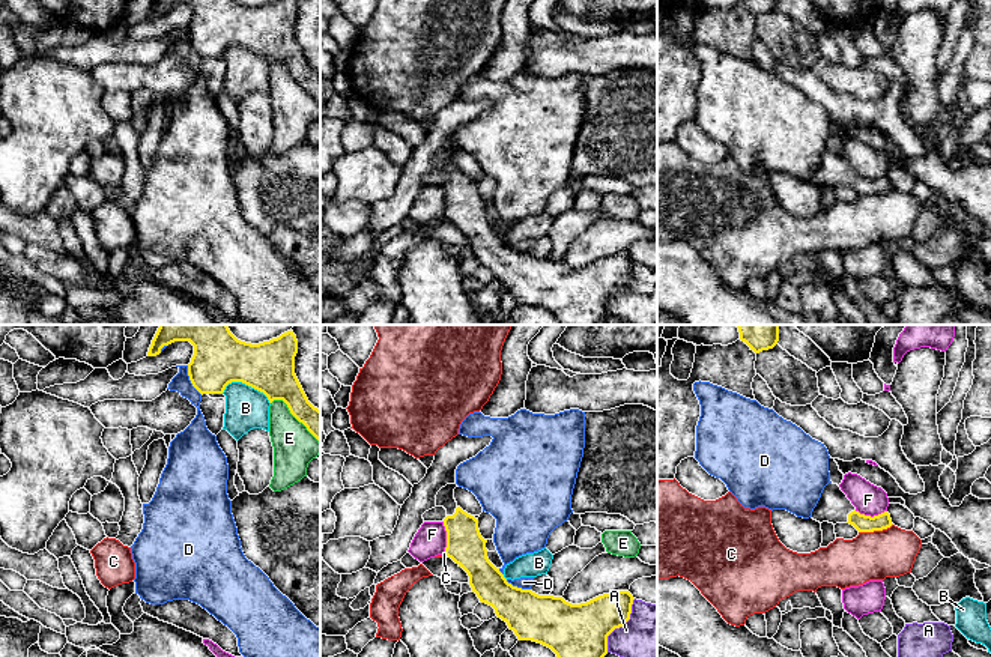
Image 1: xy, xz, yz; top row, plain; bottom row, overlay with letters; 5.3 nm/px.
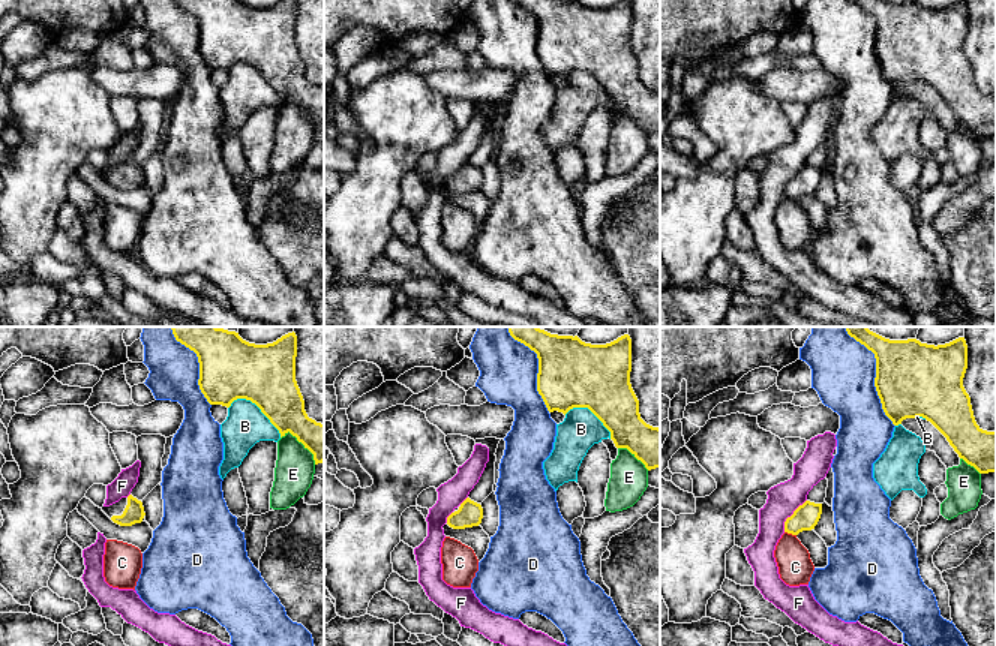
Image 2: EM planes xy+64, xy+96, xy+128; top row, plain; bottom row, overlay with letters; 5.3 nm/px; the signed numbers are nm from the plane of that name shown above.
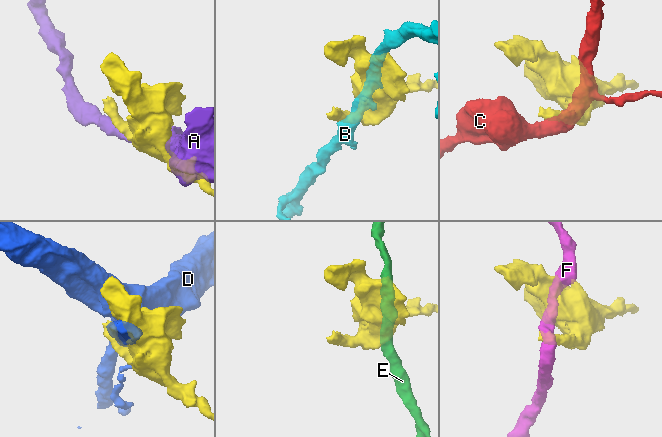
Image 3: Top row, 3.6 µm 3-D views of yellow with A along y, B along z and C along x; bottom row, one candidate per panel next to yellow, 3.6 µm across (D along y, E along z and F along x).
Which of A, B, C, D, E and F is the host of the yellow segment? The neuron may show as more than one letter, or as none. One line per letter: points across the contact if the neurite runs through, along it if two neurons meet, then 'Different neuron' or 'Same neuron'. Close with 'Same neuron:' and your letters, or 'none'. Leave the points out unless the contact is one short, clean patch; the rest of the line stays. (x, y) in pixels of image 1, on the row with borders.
A: Different neuron
B: Different neuron
C: Boundary: yz (892, 523), (883, 529), (859, 532). Different neuron
D: Different neuron
E: Different neuron
F: Boundary: yz (854, 510), (871, 516), (886, 511). Different neuron
Same neuron: none

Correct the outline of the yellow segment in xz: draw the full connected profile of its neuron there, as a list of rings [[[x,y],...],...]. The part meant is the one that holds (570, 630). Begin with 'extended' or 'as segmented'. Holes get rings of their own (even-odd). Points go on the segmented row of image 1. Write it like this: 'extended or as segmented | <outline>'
extended | [[[447,484],[436,495],[436,507],[447,510],[445,555],[468,573],[480,601],[492,606],[519,640],[541,643],[556,657],[605,657],[608,636],[630,619],[633,595],[615,591],[571,604],[562,597],[513,586],[489,561],[487,540],[480,534],[478,519],[457,505],[456,487]]]

